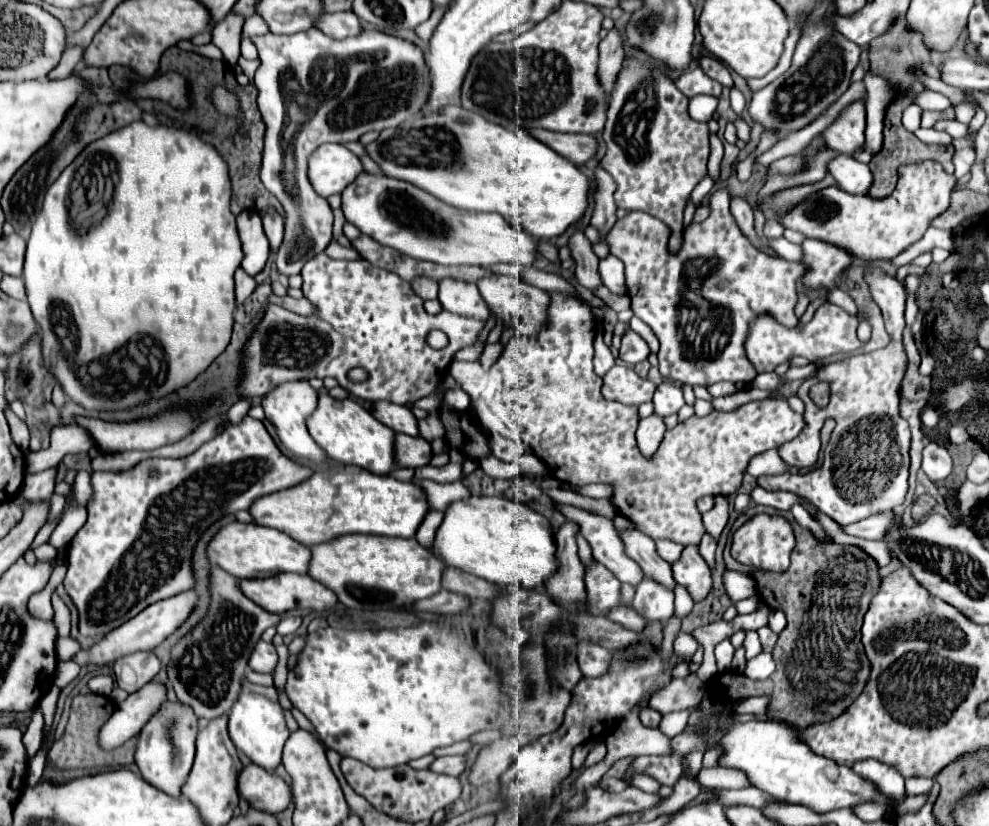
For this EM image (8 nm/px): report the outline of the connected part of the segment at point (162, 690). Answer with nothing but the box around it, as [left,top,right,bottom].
[100,682,166,750]

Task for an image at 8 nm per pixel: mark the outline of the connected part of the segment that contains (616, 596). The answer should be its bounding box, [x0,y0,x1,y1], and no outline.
[586,562,620,614]

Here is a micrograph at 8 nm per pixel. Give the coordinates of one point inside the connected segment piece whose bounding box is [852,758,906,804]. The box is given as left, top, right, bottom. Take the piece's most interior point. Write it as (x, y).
(886, 777)

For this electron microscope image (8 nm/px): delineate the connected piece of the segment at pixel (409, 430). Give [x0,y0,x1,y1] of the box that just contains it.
[372,402,418,436]

